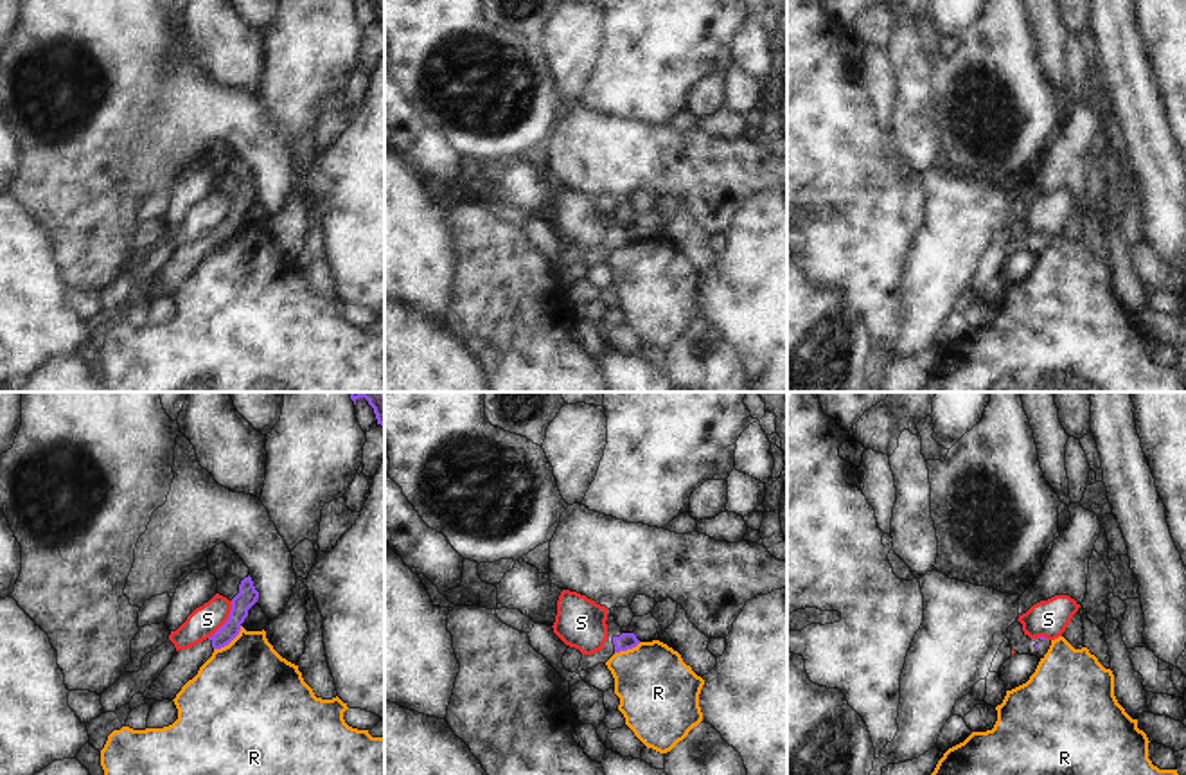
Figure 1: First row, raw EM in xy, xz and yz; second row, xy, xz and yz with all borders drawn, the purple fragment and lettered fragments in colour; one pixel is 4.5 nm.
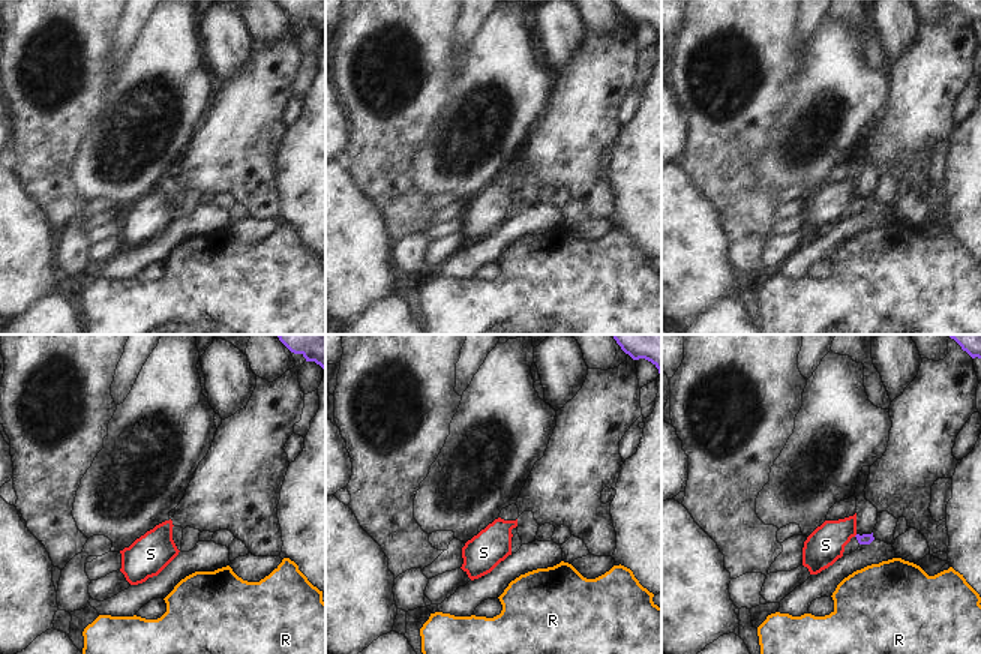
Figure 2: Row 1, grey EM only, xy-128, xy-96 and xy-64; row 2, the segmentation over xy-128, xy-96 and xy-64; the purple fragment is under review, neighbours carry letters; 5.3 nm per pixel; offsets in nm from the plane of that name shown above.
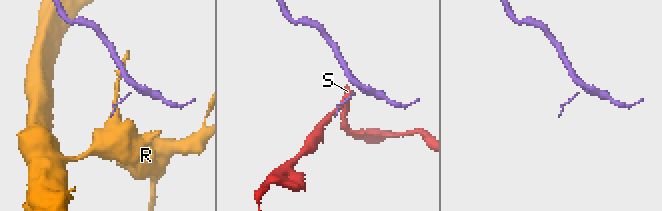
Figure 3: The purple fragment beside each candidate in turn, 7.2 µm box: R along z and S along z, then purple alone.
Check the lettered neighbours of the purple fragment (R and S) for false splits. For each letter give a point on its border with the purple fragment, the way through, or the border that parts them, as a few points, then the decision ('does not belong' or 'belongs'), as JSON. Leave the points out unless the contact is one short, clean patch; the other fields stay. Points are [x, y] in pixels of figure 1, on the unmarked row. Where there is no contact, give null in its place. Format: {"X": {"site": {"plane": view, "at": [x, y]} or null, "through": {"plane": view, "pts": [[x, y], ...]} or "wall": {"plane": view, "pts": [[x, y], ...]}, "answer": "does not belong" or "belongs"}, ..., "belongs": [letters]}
{"R": {"site": {"plane": "xy", "at": [229, 240]}, "wall": {"plane": "xy", "pts": [[241, 223], [227, 241], [214, 247]]}, "answer": "does not belong"}, "S": {"site": {"plane": "xy", "at": [227, 218]}, "answer": "does not belong"}, "belongs": []}

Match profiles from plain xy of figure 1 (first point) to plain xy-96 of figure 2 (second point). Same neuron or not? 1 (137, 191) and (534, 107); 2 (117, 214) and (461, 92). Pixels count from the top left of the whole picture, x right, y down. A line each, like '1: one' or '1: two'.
1: one
2: two

